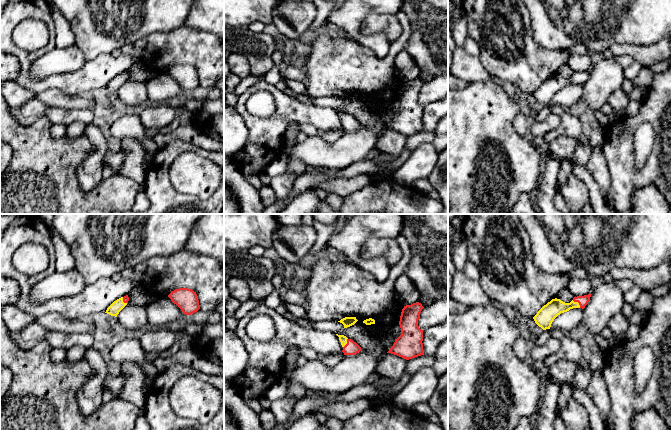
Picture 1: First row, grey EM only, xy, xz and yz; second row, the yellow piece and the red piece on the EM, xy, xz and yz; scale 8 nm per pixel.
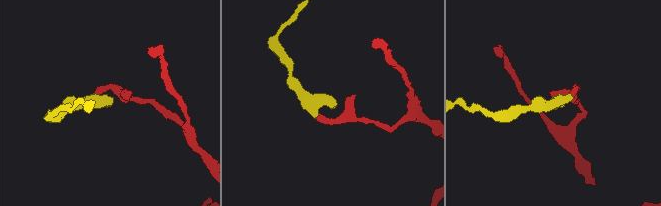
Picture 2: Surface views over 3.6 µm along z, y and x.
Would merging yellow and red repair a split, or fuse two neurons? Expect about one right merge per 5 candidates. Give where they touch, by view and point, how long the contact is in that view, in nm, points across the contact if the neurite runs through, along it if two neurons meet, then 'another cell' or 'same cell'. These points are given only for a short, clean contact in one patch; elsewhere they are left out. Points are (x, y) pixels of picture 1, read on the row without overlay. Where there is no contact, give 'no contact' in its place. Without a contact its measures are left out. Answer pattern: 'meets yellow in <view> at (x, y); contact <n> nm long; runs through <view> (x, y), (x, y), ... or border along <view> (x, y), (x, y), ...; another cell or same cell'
meets yellow in yz at (577, 78); contact 90 nm long; runs through yz (555, 83), (566, 83), (577, 78), (582, 76); same cell

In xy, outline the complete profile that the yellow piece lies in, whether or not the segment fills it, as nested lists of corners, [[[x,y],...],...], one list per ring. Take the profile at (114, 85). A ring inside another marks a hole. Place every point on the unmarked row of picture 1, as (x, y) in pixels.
[[[128,71],[117,75],[107,84],[105,89],[117,93],[119,88],[128,80],[128,77]]]

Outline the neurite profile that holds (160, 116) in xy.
[[[166,104],[146,107],[139,114],[145,129],[165,128],[173,122],[174,117],[174,108]]]

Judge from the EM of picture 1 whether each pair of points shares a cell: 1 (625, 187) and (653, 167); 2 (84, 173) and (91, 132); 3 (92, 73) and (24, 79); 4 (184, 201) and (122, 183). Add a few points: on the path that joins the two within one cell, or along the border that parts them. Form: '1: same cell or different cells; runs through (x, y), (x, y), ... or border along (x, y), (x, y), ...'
1: same cell; runs through (632, 180), (640, 179), (646, 174)
2: same cell; runs through (93, 163), (99, 153), (99, 142)
3: same cell; runs through (75, 82), (41, 83)
4: different cells; border along (143, 184), (145, 189)

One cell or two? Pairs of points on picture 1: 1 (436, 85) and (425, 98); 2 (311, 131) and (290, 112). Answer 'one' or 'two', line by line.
1: one
2: two

